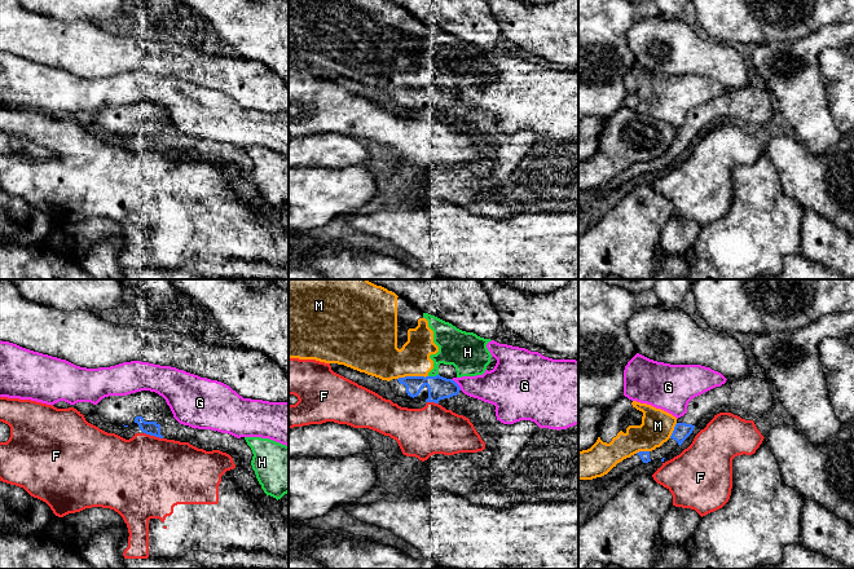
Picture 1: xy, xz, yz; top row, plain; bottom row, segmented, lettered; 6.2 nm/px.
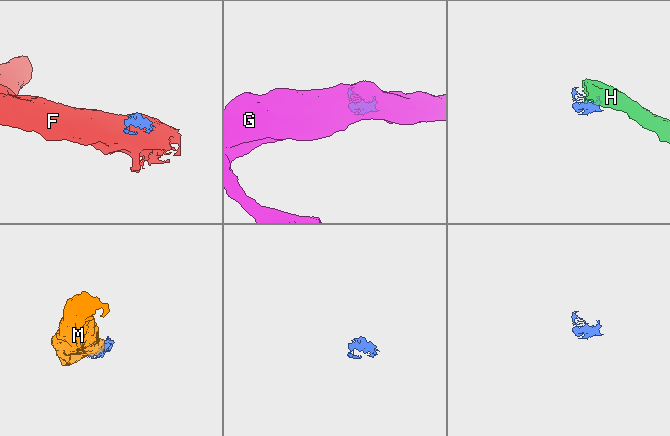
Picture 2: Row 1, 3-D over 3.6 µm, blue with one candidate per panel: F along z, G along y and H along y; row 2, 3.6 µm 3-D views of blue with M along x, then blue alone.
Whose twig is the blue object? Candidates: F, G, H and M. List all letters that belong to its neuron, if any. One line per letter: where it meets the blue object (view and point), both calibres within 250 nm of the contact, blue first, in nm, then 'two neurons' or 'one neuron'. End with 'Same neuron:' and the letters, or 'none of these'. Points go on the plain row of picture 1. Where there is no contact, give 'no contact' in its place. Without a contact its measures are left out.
F: contact xy (153, 145); calibres 90 and 480 nm; two neurons
G: contact xz (457, 95); calibres 140 and 220 nm; two neurons
H: contact xz (432, 87); calibres 140 and 220 nm; two neurons
M: contact xz (412, 87); calibres 140 and 260 nm; two neurons
Same neuron: none of these

